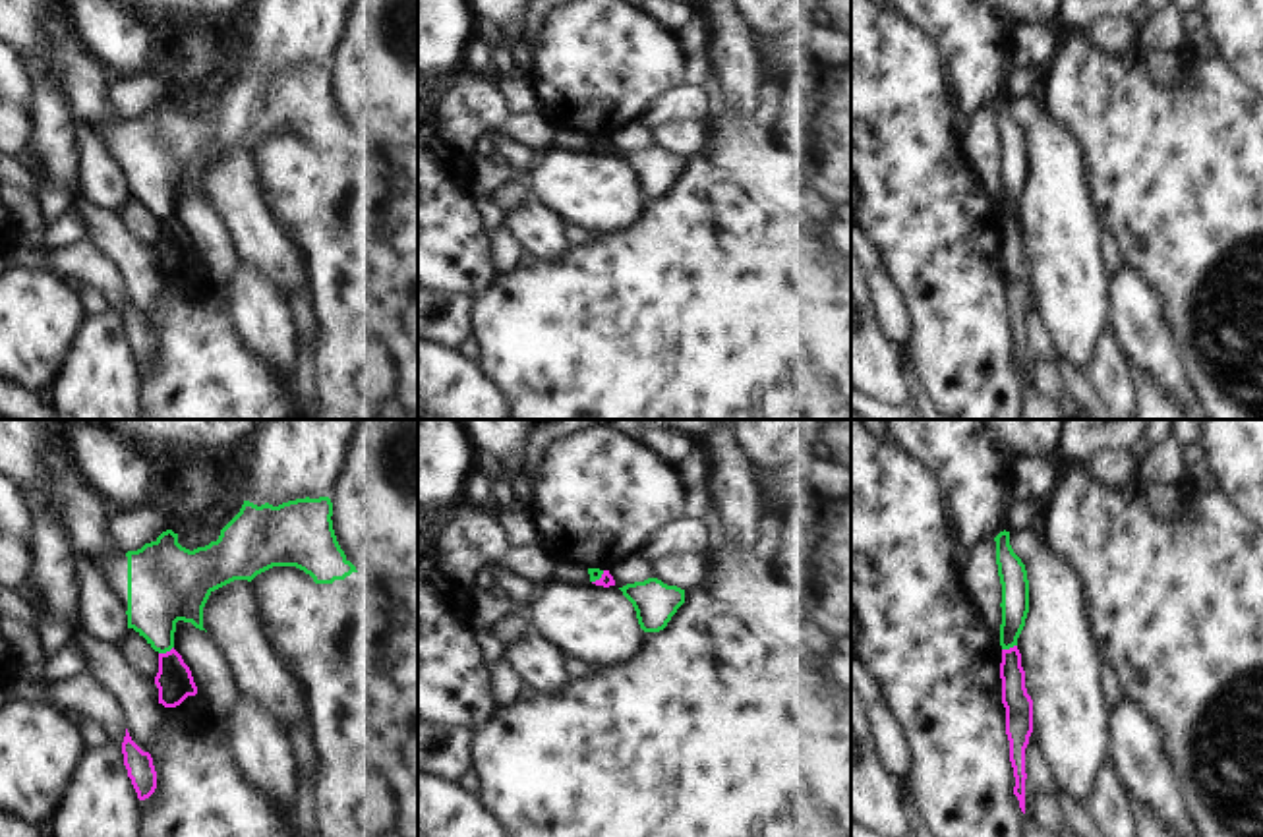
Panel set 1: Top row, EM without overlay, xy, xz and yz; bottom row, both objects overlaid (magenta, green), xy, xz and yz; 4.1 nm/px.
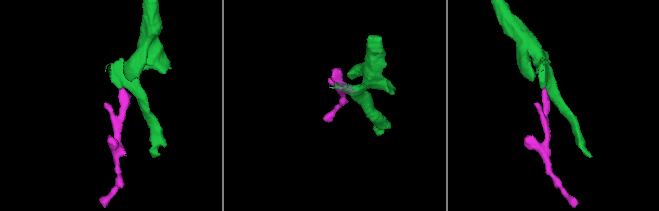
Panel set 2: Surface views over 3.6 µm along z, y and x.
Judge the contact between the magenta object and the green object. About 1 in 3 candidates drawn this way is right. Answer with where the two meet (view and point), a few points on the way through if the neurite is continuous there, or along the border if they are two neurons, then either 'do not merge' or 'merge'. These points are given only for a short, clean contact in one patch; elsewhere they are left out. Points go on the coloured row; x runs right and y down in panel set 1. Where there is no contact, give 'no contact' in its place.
xy (167, 652) | along xy (173, 646), (159, 654) | do not merge

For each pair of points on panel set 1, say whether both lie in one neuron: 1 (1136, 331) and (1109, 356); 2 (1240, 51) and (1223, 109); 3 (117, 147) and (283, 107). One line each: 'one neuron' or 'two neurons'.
1: two neurons
2: two neurons
3: one neuron

